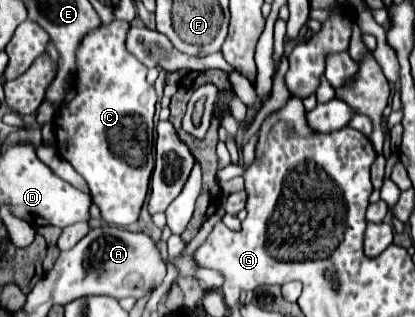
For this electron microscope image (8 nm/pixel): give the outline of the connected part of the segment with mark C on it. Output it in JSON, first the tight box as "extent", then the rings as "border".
{"extent":[54,20,158,226],"border":[[[114,20],[100,24],[88,32],[76,50],[76,96],[64,102],[54,120],[56,126],[56,150],[66,158],[74,170],[88,182],[90,194],[100,208],[102,220],[116,226],[128,226],[138,220],[140,208],[148,194],[148,182],[154,166],[154,142],[152,142],[152,118],[158,102],[154,86],[146,82],[148,68],[126,50],[126,34],[130,22]]]}

